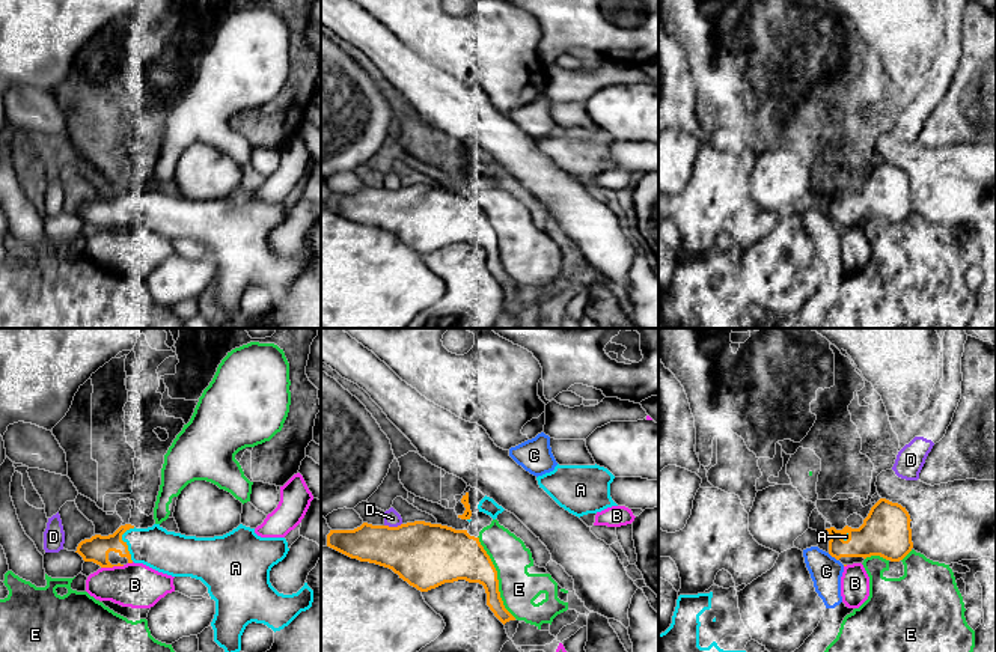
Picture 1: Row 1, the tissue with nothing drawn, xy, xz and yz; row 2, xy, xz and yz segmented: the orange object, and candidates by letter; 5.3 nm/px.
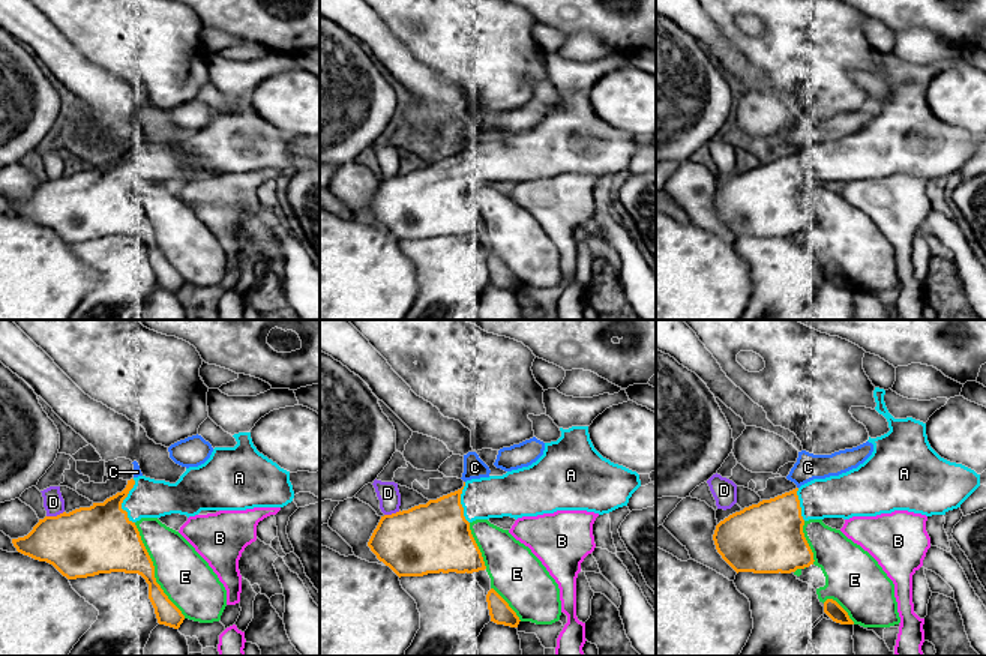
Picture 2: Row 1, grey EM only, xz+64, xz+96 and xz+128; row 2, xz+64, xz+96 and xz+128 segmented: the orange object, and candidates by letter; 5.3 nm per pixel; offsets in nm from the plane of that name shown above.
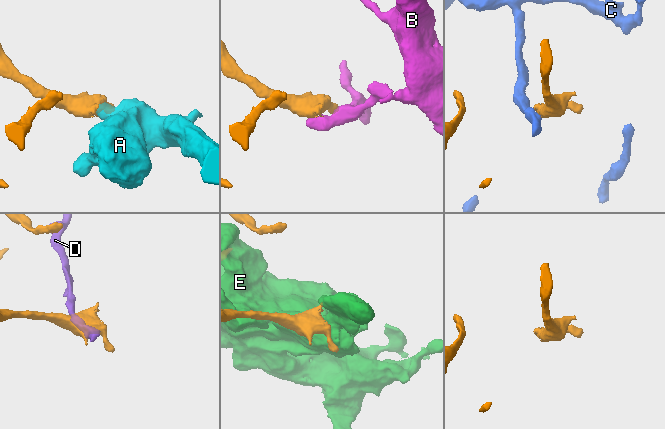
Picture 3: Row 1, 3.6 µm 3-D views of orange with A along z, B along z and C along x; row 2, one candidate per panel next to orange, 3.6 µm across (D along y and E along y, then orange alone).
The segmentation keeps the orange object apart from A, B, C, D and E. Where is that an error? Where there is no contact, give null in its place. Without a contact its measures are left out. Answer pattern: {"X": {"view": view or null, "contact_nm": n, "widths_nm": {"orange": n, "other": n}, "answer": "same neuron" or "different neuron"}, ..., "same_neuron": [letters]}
{"A": {"view": "xy", "contact_nm": 180, "widths_nm": {"orange": 140, "other": 220}, "answer": "different neuron"}, "B": {"view": "xy", "contact_nm": 130, "widths_nm": {"orange": 140, "other": 240}, "answer": "different neuron"}, "C": {"view": "yz", "contact_nm": 80, "widths_nm": {"orange": 200, "other": 170}, "answer": "different neuron"}, "D": {"view": "xz", "contact_nm": 100, "widths_nm": {"orange": 340, "other": 90}, "answer": "different neuron"}, "E": {"view": "xz", "contact_nm": 480, "widths_nm": {"orange": 260, "other": 200}, "answer": "different neuron"}, "same_neuron": []}

